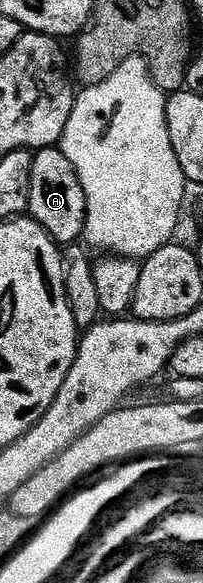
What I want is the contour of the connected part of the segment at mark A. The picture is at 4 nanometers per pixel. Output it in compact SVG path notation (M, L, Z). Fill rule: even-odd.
M60 148L39 150L32 164L29 217L40 223L59 244L77 243L86 232L86 197L74 165Z

